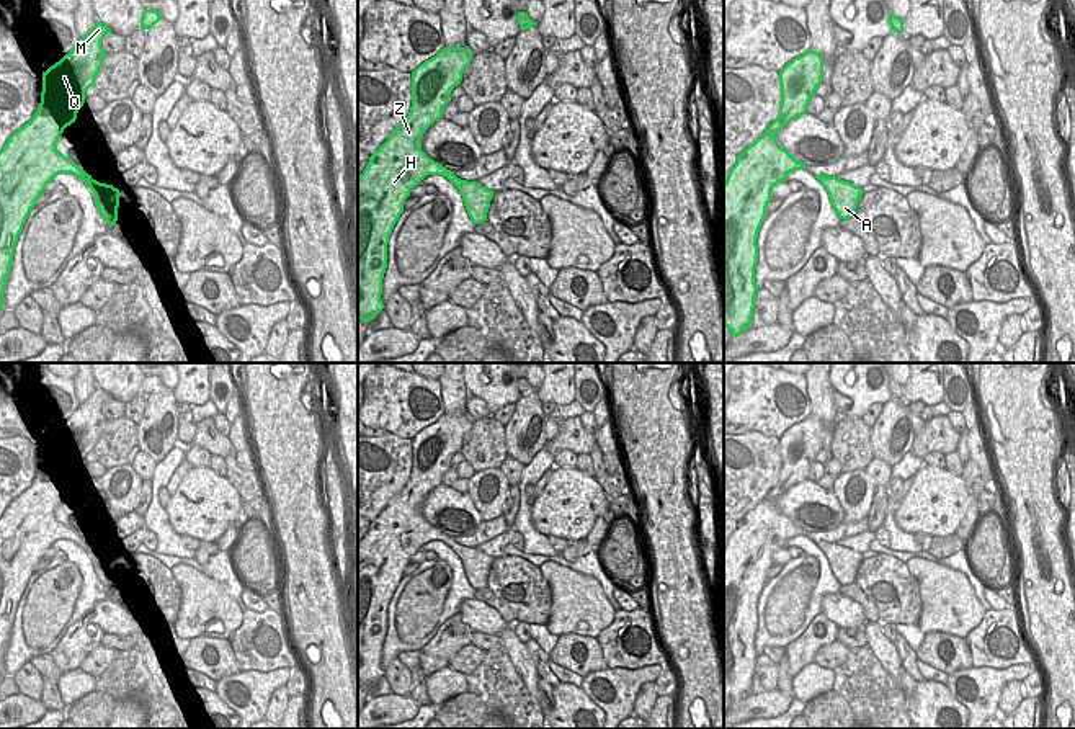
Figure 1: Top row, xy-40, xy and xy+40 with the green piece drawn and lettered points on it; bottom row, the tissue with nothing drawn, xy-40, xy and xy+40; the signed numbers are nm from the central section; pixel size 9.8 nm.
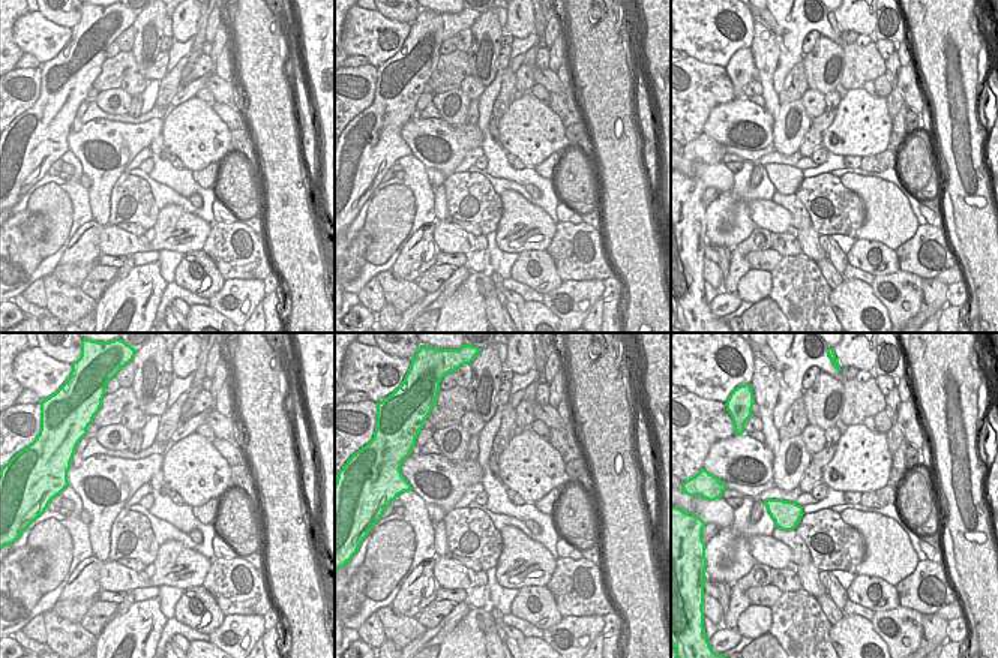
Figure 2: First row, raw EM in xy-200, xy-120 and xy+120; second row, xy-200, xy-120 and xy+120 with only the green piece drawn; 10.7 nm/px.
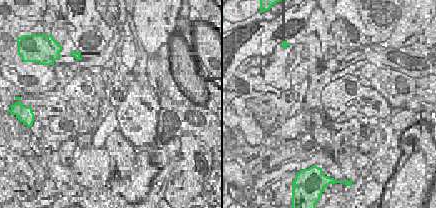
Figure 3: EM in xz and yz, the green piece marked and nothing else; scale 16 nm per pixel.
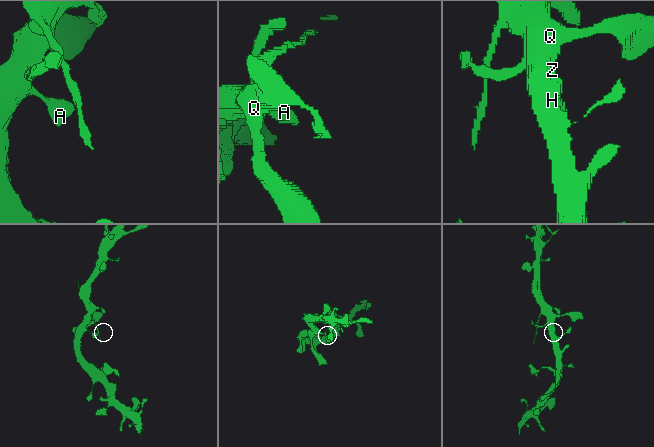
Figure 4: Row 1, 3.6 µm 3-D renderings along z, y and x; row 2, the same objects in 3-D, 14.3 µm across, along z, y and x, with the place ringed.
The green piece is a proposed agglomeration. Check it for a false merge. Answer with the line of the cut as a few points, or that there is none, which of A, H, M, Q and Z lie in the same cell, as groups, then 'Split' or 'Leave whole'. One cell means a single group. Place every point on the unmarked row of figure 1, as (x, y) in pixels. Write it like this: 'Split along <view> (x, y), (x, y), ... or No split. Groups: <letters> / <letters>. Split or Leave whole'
No split. Groups: A H M Q Z. Leave whole.

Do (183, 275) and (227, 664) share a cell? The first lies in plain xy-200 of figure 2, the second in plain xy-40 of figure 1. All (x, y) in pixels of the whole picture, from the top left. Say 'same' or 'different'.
same

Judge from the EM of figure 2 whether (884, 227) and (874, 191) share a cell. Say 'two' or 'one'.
one

